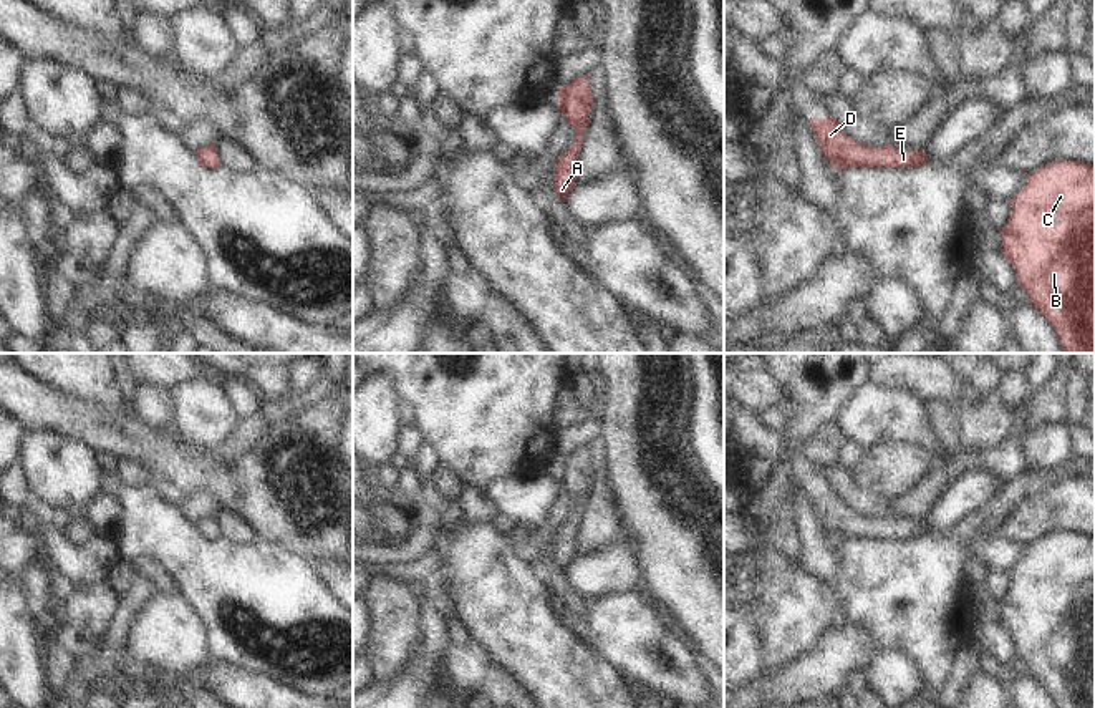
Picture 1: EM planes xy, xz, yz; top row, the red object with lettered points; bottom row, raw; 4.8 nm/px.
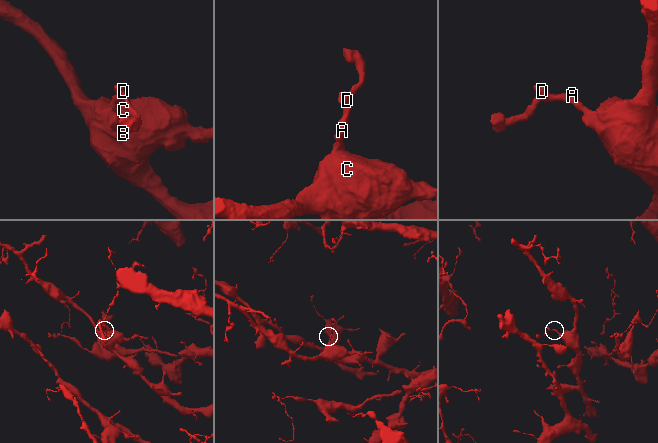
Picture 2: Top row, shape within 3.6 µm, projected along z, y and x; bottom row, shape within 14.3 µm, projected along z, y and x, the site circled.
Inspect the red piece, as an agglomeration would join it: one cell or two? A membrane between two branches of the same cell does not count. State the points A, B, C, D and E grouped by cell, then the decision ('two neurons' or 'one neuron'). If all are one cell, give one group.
A B C D E | one neuron

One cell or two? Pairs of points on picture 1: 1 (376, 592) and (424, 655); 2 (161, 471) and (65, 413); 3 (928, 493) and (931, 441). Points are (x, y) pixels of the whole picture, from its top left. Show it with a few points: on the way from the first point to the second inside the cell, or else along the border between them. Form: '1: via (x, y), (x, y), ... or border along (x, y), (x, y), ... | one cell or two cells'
1: border along (419, 607), (418, 654), (393, 675) | two cells
2: via (138, 446), (131, 440), (103, 435), (90, 426) | one cell
3: border along (946, 456), (938, 461) | two cells

